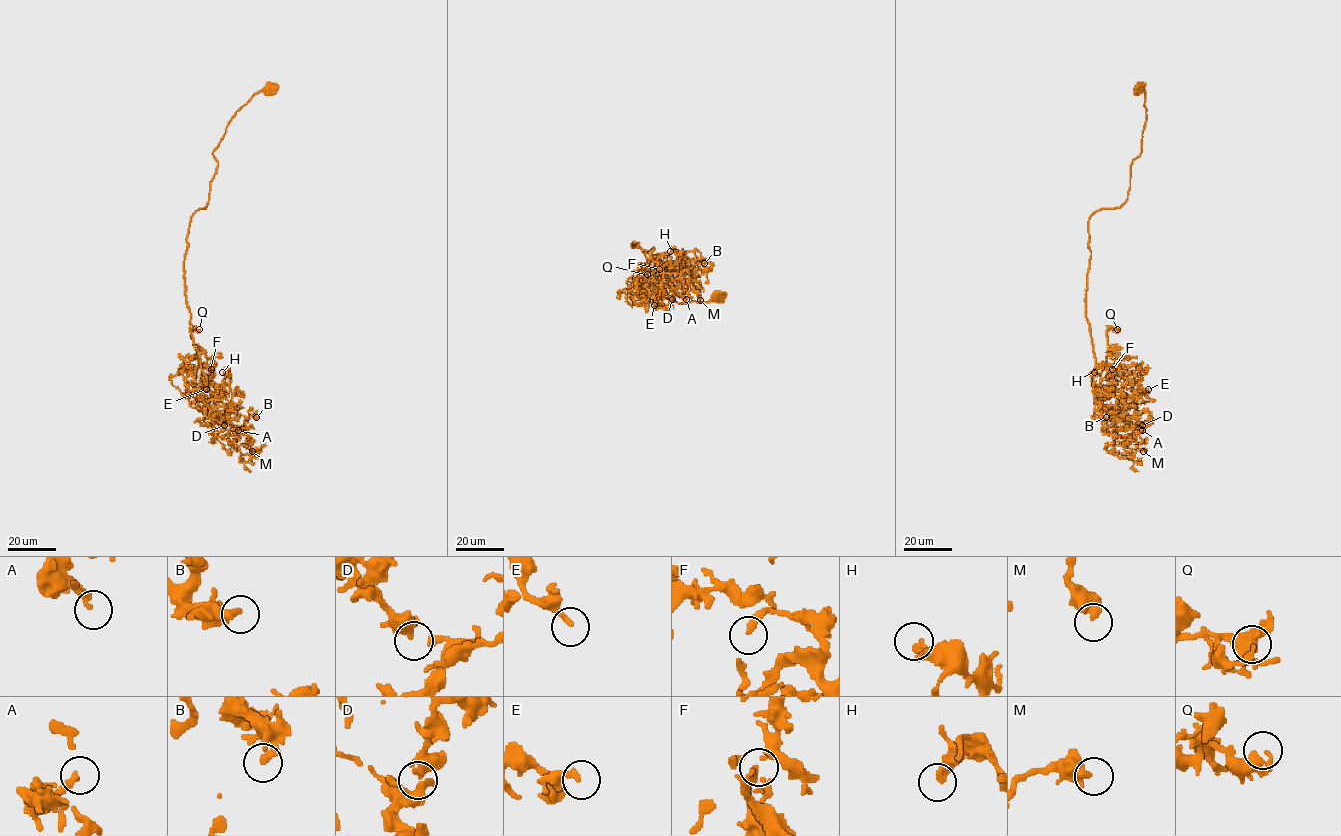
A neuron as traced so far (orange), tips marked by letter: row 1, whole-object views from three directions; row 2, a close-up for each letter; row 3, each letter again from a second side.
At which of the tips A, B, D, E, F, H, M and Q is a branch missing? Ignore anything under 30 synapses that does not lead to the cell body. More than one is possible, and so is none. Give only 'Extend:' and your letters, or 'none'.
Extend: none

